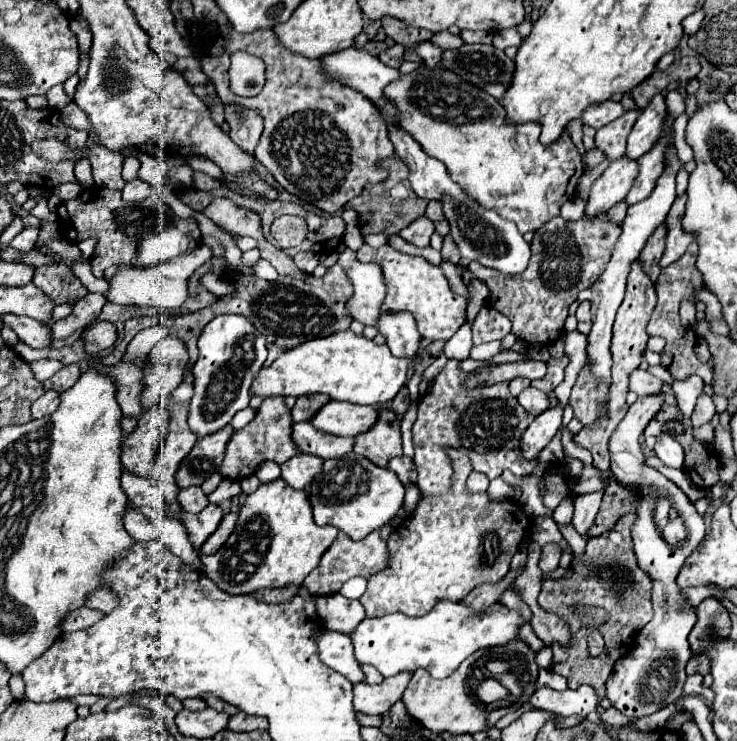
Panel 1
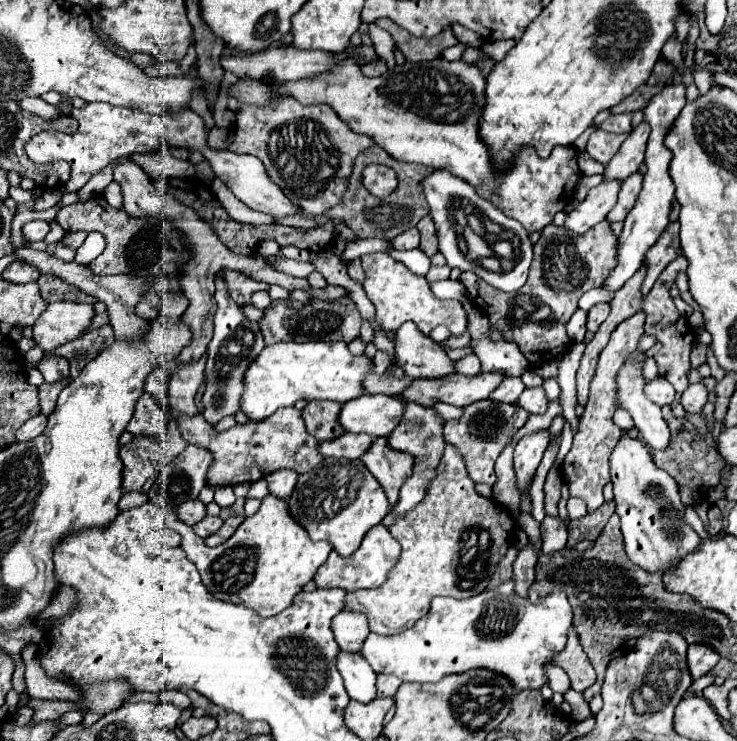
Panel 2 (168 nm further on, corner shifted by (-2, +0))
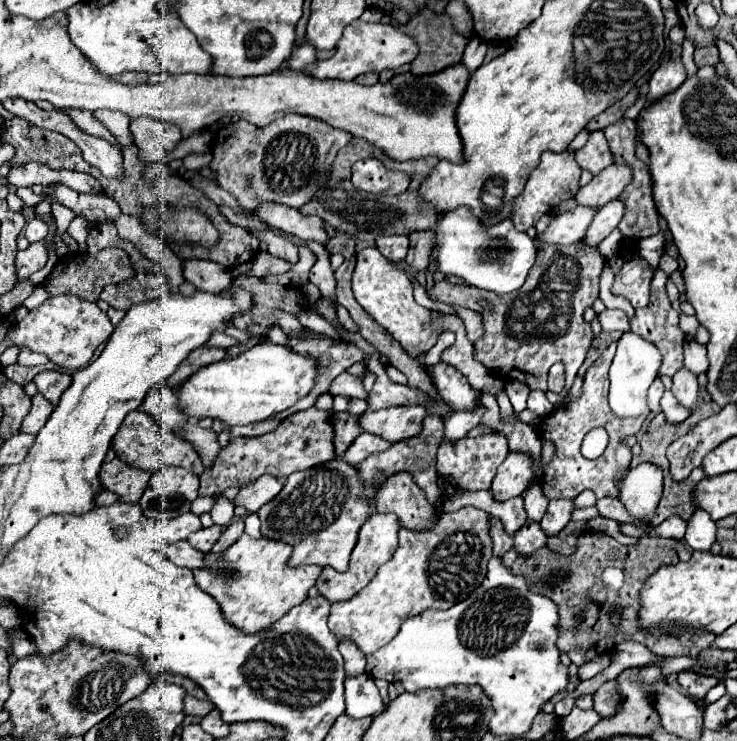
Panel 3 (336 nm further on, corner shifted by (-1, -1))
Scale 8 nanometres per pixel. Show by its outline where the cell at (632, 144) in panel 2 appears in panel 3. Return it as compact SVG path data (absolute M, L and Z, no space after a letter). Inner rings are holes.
M612 163L608 169L602 171L602 175L596 175L586 187L580 187L574 199L582 207L600 209L624 191L628 179L632 179L632 171L628 171L628 167L616 167Z

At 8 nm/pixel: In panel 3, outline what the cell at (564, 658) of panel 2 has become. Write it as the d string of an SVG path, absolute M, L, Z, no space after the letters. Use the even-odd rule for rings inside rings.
M616 681L604 683L596 693L594 693L594 709L600 713L600 717L612 717L618 711L620 703L620 689Z

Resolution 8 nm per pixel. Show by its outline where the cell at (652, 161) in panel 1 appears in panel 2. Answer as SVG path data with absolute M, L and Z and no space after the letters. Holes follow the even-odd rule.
M643 170L635 172L633 176L629 176L629 178L623 182L623 188L621 188L621 192L619 192L619 200L617 200L615 208L607 214L607 220L609 220L609 222L623 220L623 218L631 212L631 208L635 206L635 200L637 200L637 196L639 196L641 188L643 188Z

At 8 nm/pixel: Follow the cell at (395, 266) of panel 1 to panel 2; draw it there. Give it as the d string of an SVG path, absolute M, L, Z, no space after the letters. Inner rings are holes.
M385 252L365 254L361 256L363 270L365 270L365 294L375 306L375 320L385 330L397 330L407 320L413 320L423 334L429 334L435 326L443 324L451 330L451 334L463 334L467 328L467 312L461 302L457 300L437 300L431 292L431 286L425 276L413 274L405 264L393 260Z

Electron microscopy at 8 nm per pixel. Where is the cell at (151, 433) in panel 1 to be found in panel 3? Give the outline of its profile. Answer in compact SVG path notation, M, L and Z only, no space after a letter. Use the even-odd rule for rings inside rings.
M112 459L102 465L98 479L102 489L118 495L120 503L138 503L140 495L144 493L144 487L148 485L150 475L148 471L136 471L134 467Z

